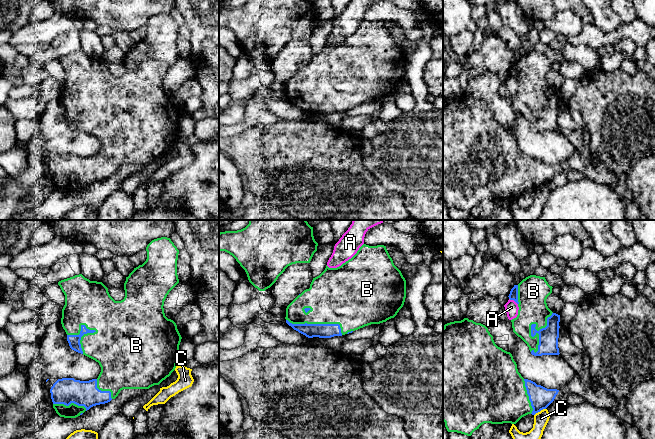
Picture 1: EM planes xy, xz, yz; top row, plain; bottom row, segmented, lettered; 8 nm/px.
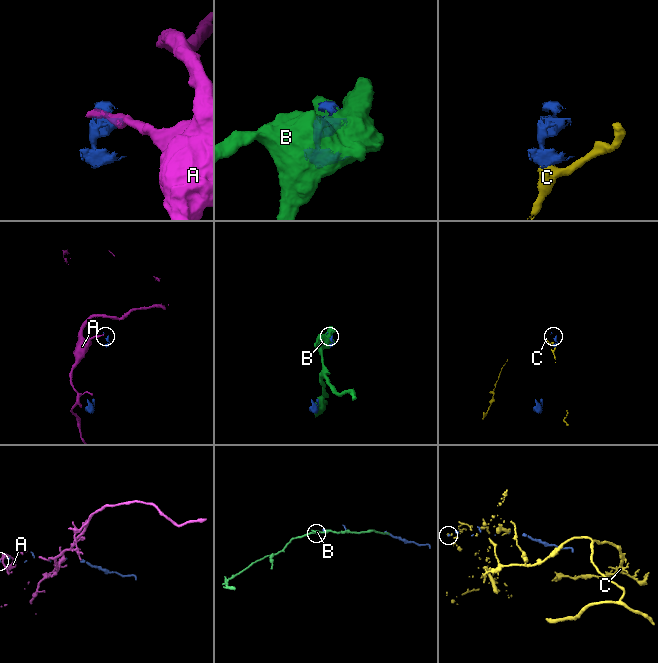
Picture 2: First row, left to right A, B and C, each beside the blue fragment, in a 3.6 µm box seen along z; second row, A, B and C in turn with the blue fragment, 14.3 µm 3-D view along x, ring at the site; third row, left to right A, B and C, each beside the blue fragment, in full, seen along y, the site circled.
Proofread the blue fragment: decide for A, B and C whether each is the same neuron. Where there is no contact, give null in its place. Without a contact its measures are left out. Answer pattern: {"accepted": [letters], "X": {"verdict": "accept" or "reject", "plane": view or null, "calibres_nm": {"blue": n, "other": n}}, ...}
{"accepted": ["B"], "A": {"verdict": "reject", "plane": "yz", "calibres_nm": {"blue": 70, "other": 110}}, "B": {"verdict": "accept", "plane": "yz", "calibres_nm": {"blue": 160, "other": 240}}, "C": {"verdict": "reject", "plane": "yz", "calibres_nm": {"blue": 180, "other": 120}}}

